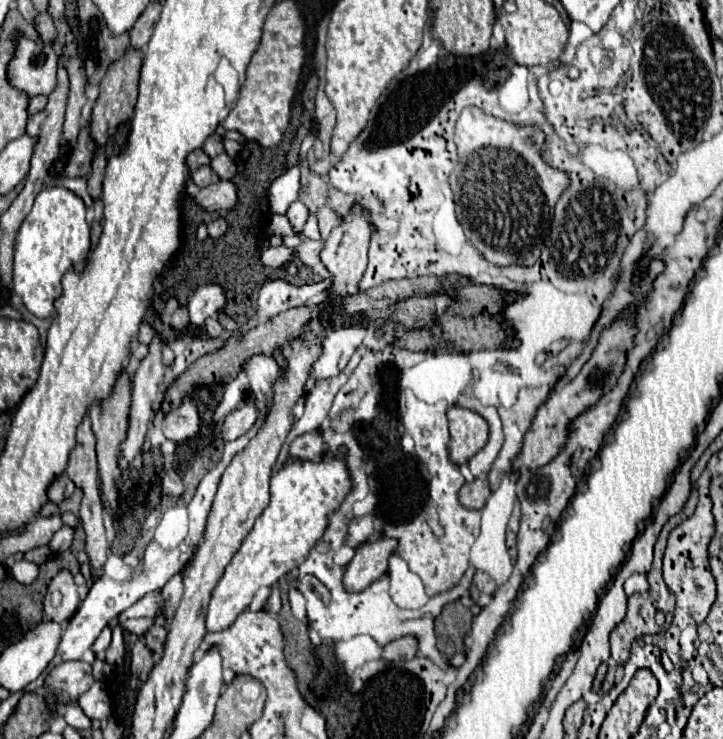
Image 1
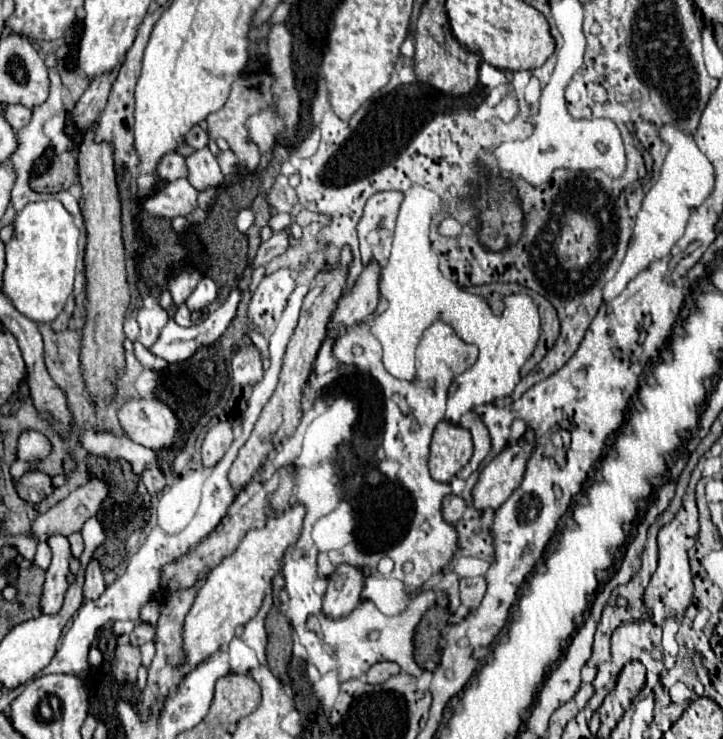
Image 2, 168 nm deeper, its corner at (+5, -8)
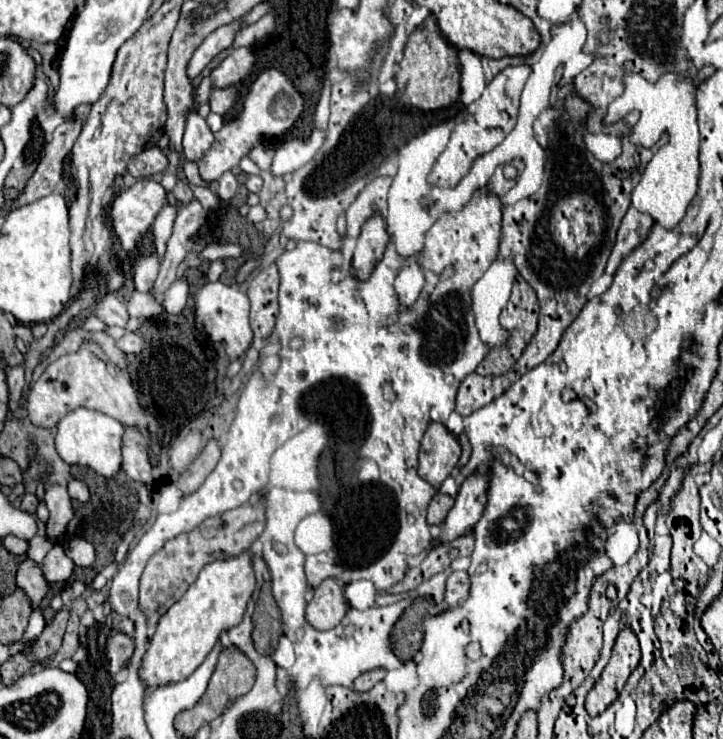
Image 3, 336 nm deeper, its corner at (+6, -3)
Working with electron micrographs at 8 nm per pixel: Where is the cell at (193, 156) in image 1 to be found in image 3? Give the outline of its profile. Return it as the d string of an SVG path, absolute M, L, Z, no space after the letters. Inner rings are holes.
M150 147L140 155L132 155L132 159L128 161L128 173L136 179L144 179L156 173L162 173L166 165L168 165L166 155L158 147Z

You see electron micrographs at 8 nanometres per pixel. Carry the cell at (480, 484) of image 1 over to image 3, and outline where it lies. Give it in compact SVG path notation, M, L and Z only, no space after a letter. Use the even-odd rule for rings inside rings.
M436 493L430 501L430 507L428 507L428 525L442 525L448 511L452 509L454 505L454 499L450 495L442 495L442 493Z

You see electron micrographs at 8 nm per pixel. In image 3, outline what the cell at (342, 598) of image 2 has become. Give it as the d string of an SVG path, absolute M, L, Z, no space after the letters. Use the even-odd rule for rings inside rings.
M334 579L322 581L314 589L314 599L306 607L308 625L318 631L326 631L336 627L348 611L348 601L344 597L344 585Z

